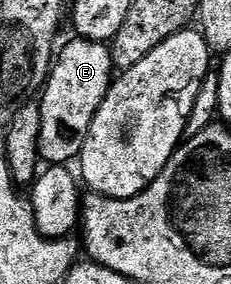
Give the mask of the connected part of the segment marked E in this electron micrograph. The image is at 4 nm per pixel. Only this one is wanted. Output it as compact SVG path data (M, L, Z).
M74 38L71 44L61 45L50 74L40 92L42 121L38 139L39 157L50 166L66 166L82 154L92 118L106 97L112 83L111 49L97 40Z

